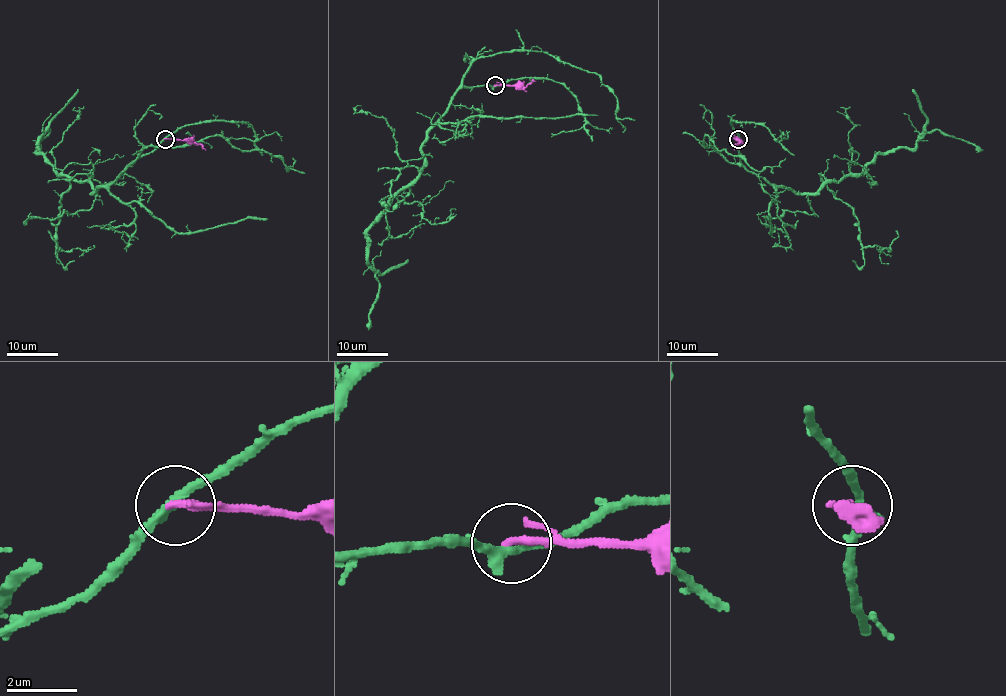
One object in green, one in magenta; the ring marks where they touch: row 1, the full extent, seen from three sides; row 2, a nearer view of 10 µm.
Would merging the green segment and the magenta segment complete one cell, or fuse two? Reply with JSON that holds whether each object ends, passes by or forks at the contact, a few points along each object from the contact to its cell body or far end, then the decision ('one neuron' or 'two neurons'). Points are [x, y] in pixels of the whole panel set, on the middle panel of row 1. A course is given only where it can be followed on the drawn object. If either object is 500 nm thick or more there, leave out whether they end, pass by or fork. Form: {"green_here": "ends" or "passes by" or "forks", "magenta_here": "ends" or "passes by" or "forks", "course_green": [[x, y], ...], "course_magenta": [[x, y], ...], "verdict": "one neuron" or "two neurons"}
{"green_here": "passes by", "magenta_here": "ends", "course_green": [[495, 86], [462, 86], [454, 94], [421, 148], [423, 171], [371, 225], [368, 266], [378, 282], [368, 330]], "course_magenta": [[495, 85], [526, 86], [536, 81]], "verdict": "two neurons"}

